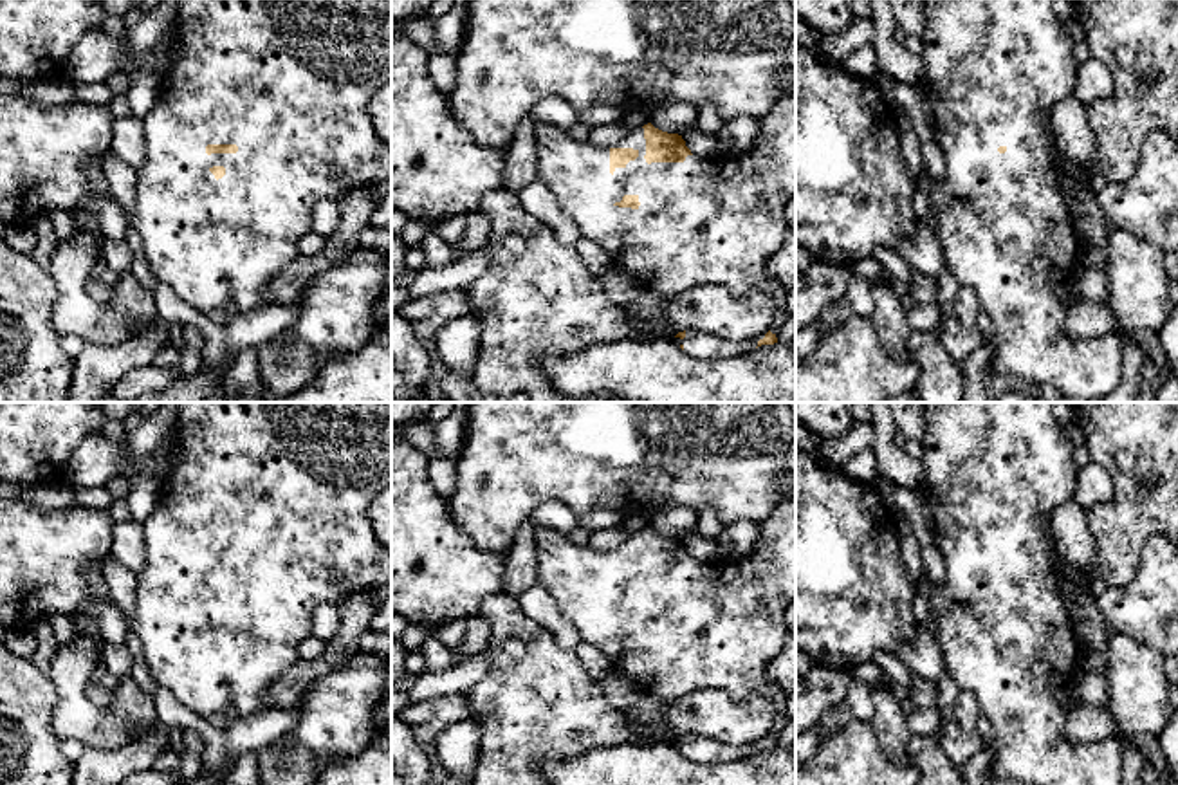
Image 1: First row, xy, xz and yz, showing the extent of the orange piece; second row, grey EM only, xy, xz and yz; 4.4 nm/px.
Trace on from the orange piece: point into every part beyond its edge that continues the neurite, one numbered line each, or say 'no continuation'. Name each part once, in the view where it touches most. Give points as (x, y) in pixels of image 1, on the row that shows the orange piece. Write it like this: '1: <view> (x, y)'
1: xz (704, 221)

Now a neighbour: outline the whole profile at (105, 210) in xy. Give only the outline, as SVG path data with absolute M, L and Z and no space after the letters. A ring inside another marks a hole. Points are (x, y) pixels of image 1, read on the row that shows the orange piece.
M88 189L78 208L97 222L103 238L114 242L124 238L128 218L110 193L97 195Z

